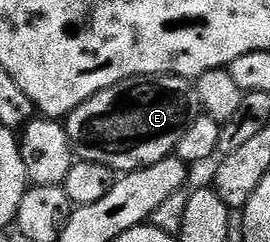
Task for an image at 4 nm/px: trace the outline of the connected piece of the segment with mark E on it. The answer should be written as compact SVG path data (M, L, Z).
M134 76L123 80L98 94L94 94L82 106L78 106L63 121L70 138L76 160L98 162L111 172L123 174L162 162L175 153L178 138L186 134L190 122L198 115L196 90L191 79L182 76Z

